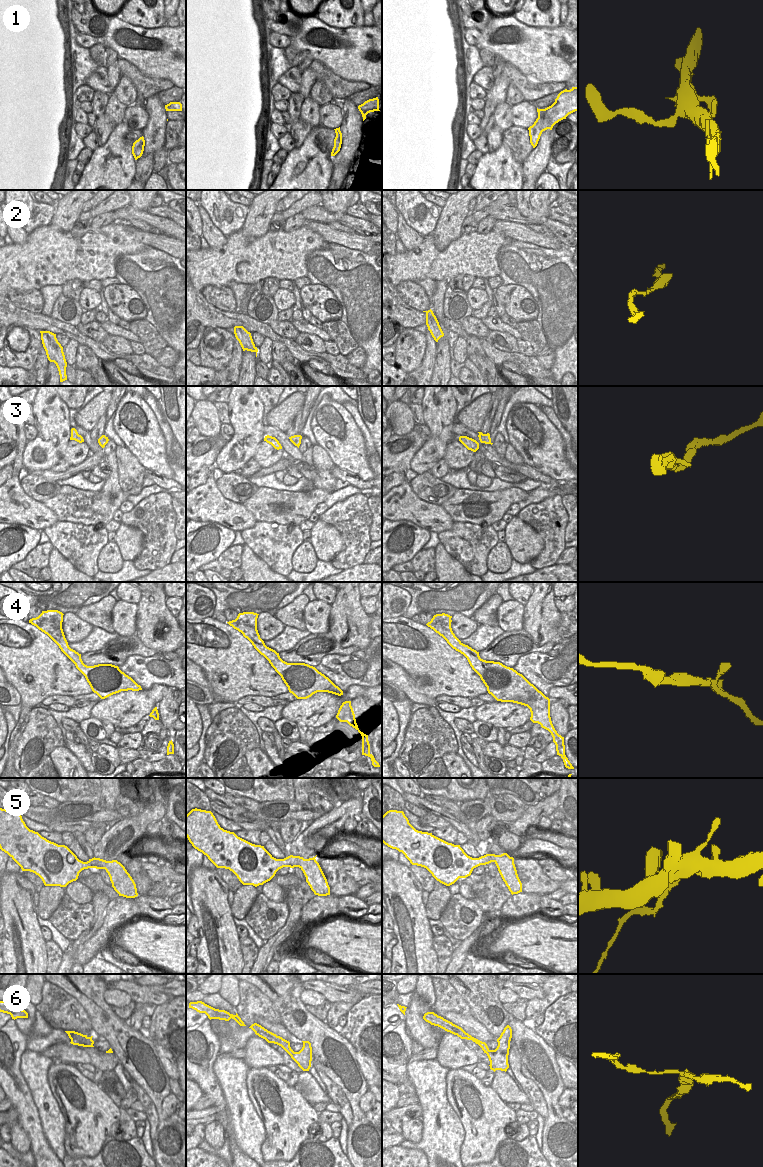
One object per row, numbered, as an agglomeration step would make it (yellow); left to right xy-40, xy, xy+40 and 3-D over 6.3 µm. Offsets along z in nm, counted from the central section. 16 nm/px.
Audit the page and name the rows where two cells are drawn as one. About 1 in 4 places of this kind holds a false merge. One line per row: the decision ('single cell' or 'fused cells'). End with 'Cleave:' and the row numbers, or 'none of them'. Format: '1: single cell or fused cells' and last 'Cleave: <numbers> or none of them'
1: single cell
2: single cell
3: single cell
4: single cell
5: fused cells
6: single cell
Cleave: 5

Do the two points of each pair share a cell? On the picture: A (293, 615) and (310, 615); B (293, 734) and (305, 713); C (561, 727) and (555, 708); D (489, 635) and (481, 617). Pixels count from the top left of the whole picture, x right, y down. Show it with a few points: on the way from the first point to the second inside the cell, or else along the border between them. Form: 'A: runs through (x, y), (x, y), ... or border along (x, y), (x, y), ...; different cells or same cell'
A: border along (309, 601), (303, 614), (305, 629); different cells
B: border along (282, 717), (296, 723); different cells
C: runs through (559, 722), (558, 713); same cell
D: border along (479, 624), (498, 626); different cells

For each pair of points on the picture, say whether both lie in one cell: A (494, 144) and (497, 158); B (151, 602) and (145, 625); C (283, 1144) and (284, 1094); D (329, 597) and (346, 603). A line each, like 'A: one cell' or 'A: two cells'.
A: two cells
B: one cell
C: one cell
D: two cells

